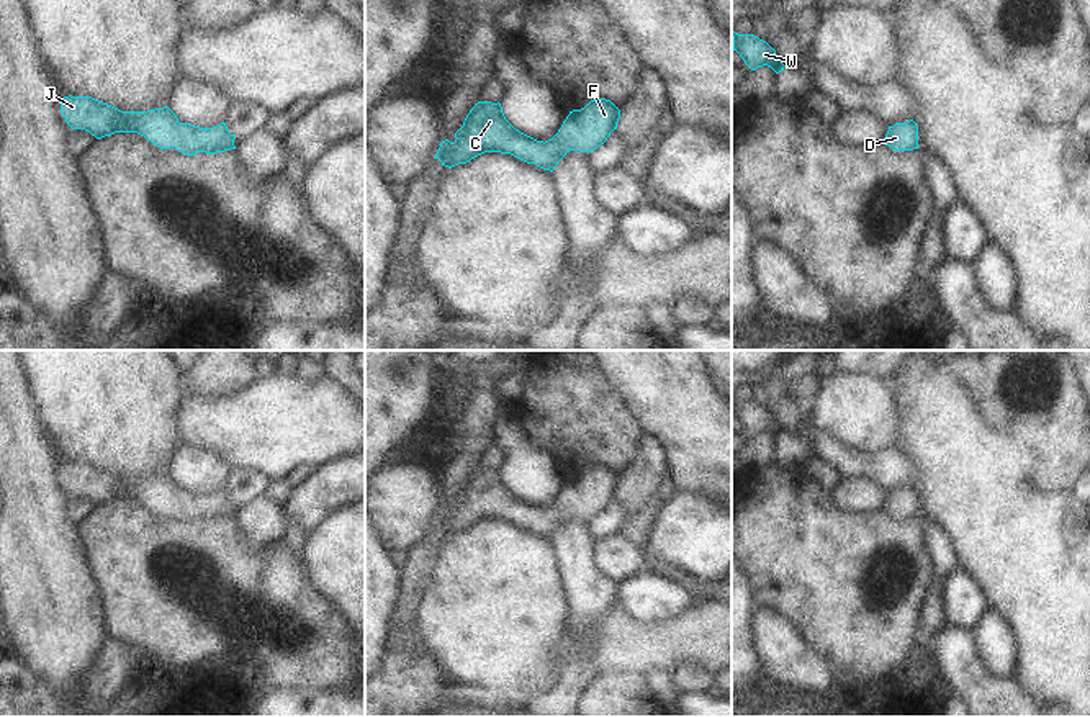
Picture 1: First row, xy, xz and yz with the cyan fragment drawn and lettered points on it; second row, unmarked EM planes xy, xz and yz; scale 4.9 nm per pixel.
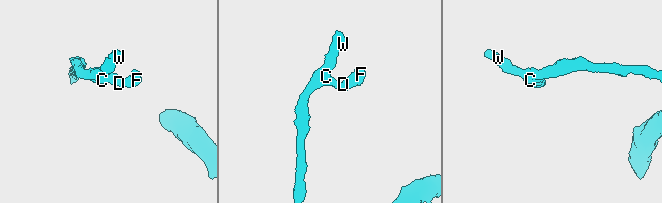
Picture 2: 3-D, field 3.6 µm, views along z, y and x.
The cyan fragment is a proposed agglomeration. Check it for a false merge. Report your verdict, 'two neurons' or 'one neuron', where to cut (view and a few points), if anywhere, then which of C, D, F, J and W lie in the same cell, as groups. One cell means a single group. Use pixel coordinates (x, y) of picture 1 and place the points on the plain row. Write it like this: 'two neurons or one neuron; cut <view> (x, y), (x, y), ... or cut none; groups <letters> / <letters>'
one neuron; cut none; groups C D F J W

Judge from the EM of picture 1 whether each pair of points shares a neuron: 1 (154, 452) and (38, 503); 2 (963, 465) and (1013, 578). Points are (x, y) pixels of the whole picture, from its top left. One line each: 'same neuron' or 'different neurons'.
1: different neurons
2: same neuron

